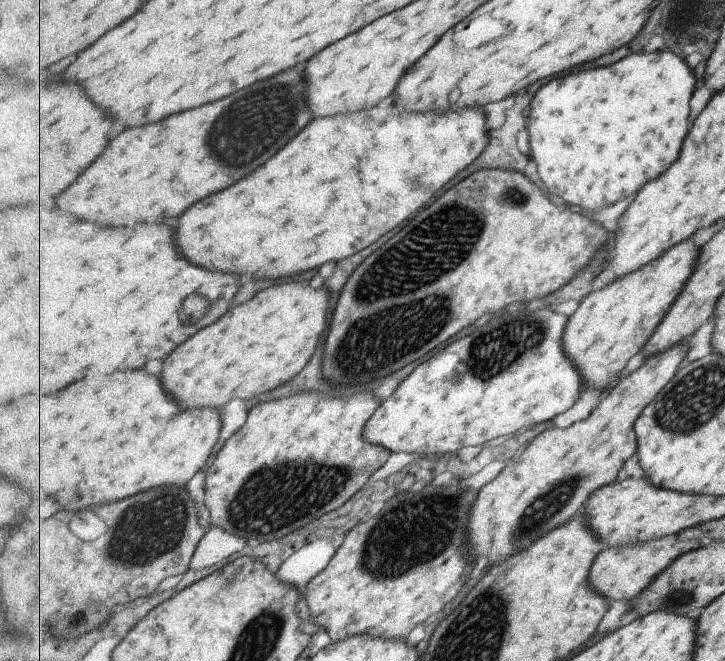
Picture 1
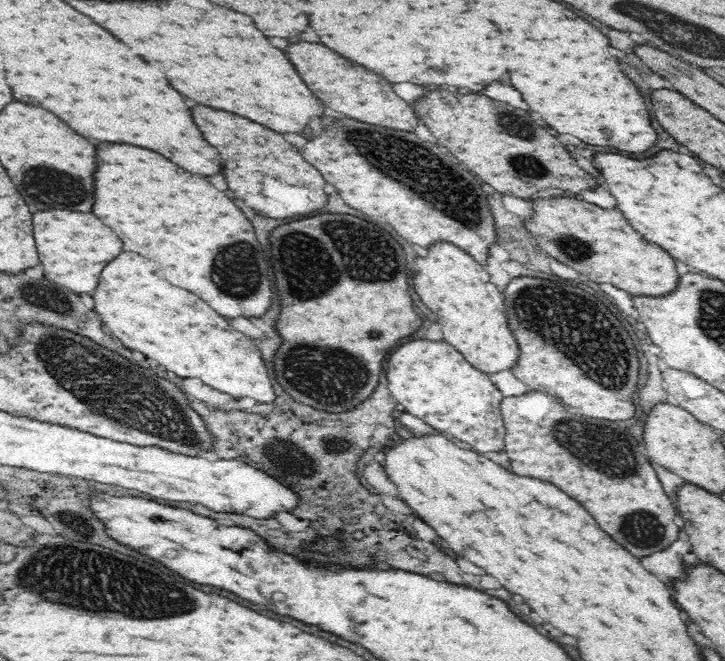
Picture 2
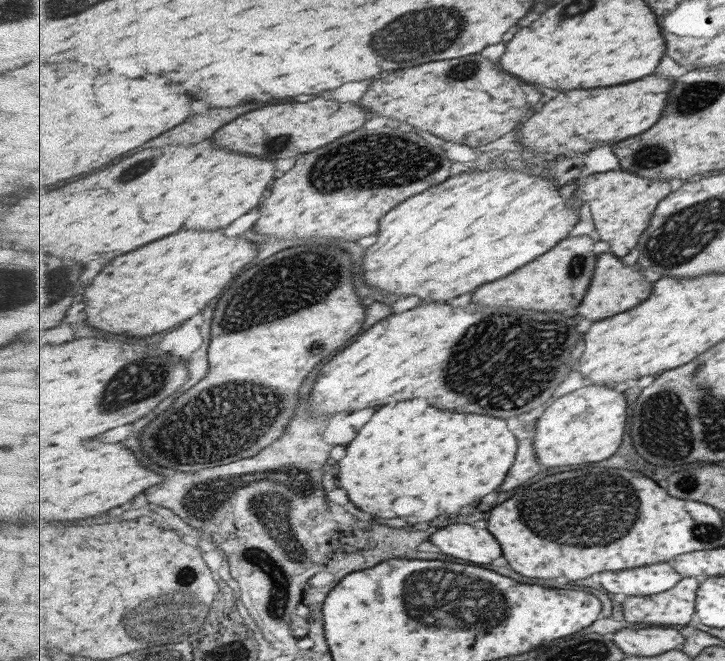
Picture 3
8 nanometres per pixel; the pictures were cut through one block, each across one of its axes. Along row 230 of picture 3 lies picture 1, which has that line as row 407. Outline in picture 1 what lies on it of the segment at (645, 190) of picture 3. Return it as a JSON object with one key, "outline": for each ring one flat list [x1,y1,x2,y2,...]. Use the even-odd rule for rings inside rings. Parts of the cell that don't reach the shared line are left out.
{"outline":[[674,346,661,354,649,357,628,377,621,378,609,390,609,394,584,421,577,421,567,429,552,427,537,435,523,452,508,462,501,474,478,492,476,503,472,506,472,515,468,522,466,552,468,558,476,564,486,556,489,570,504,563,508,558,518,555,533,546,537,539,553,529,562,527,570,519,575,519,583,510,589,498,601,487,614,483,619,470,629,458,638,454,639,437,636,436,636,422,644,408,648,407,664,388,672,382,685,358,685,348]]}

